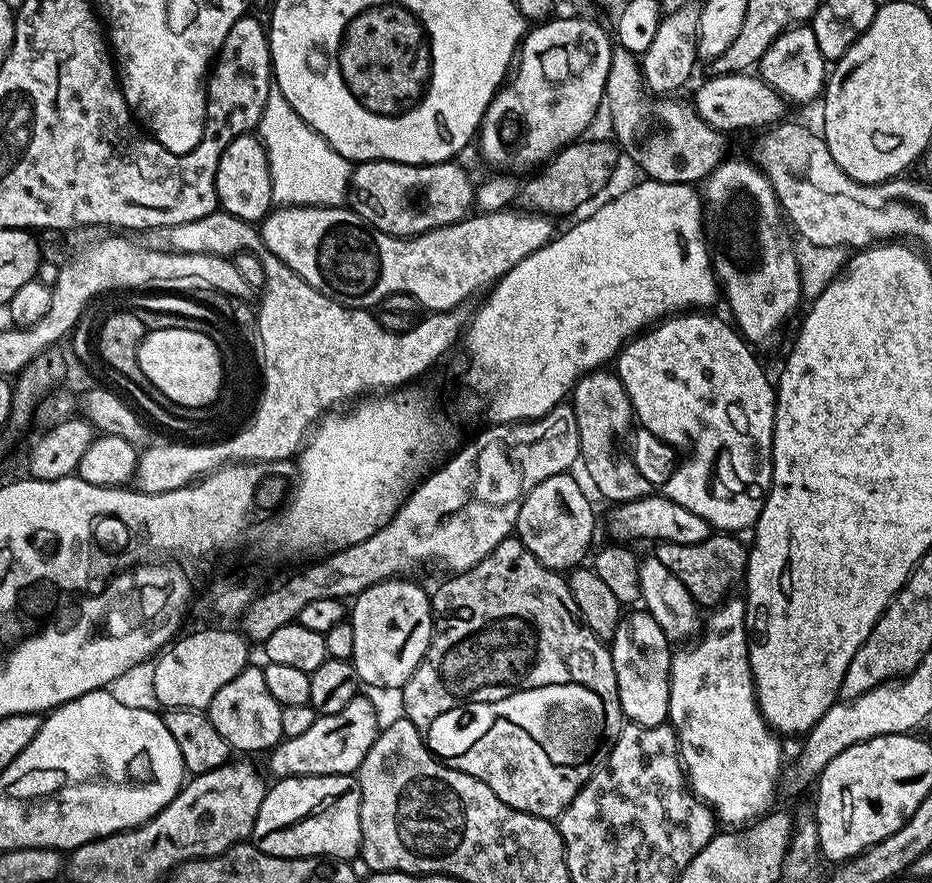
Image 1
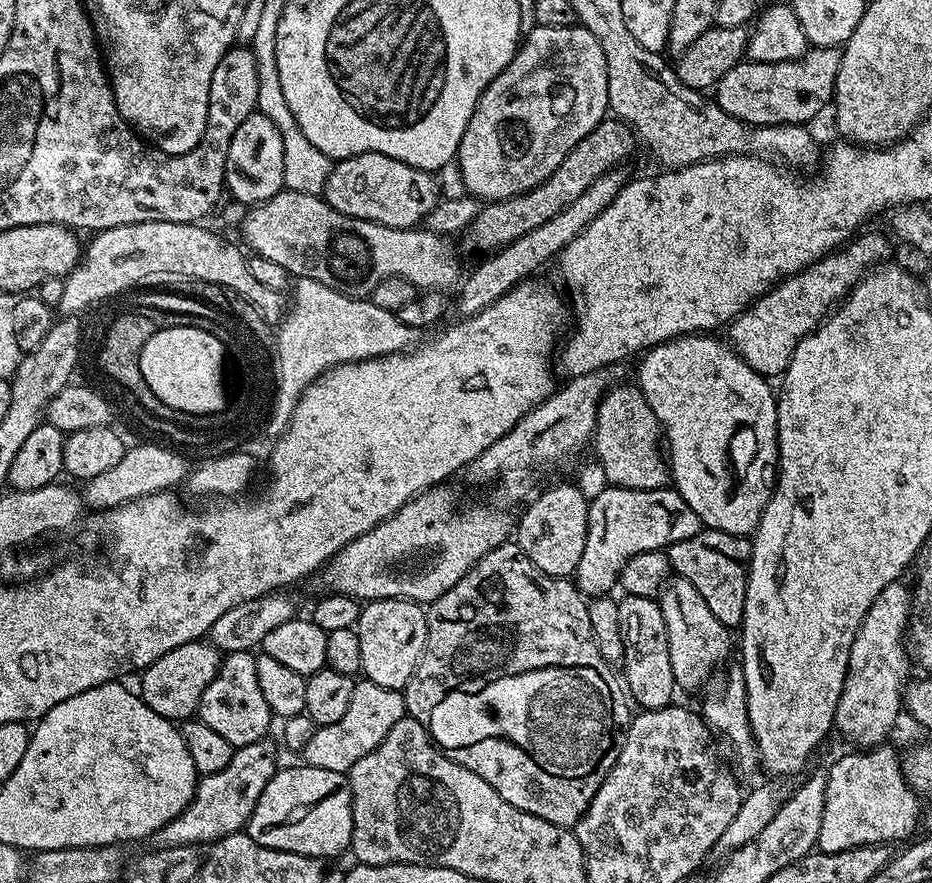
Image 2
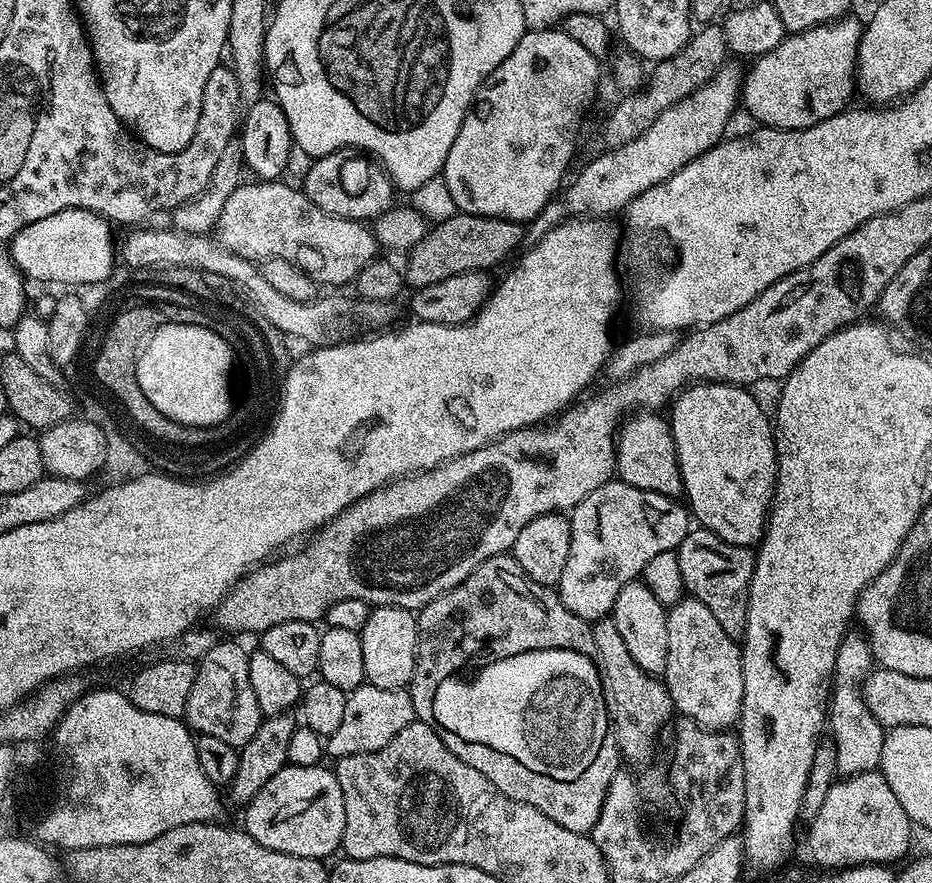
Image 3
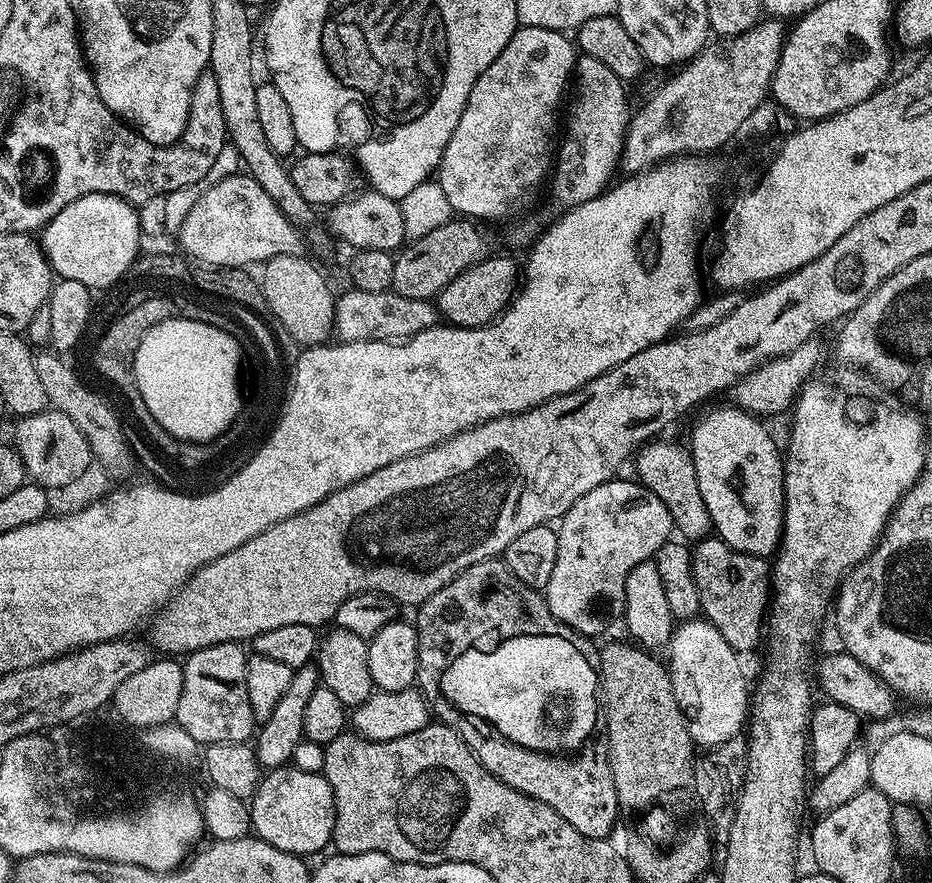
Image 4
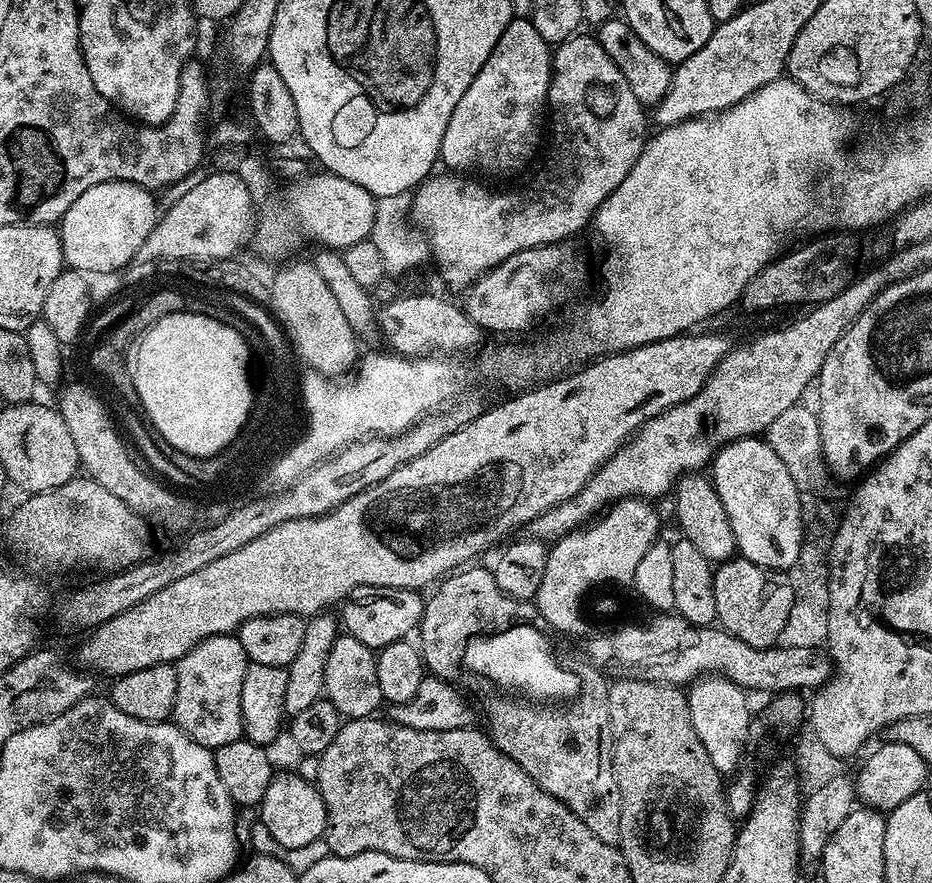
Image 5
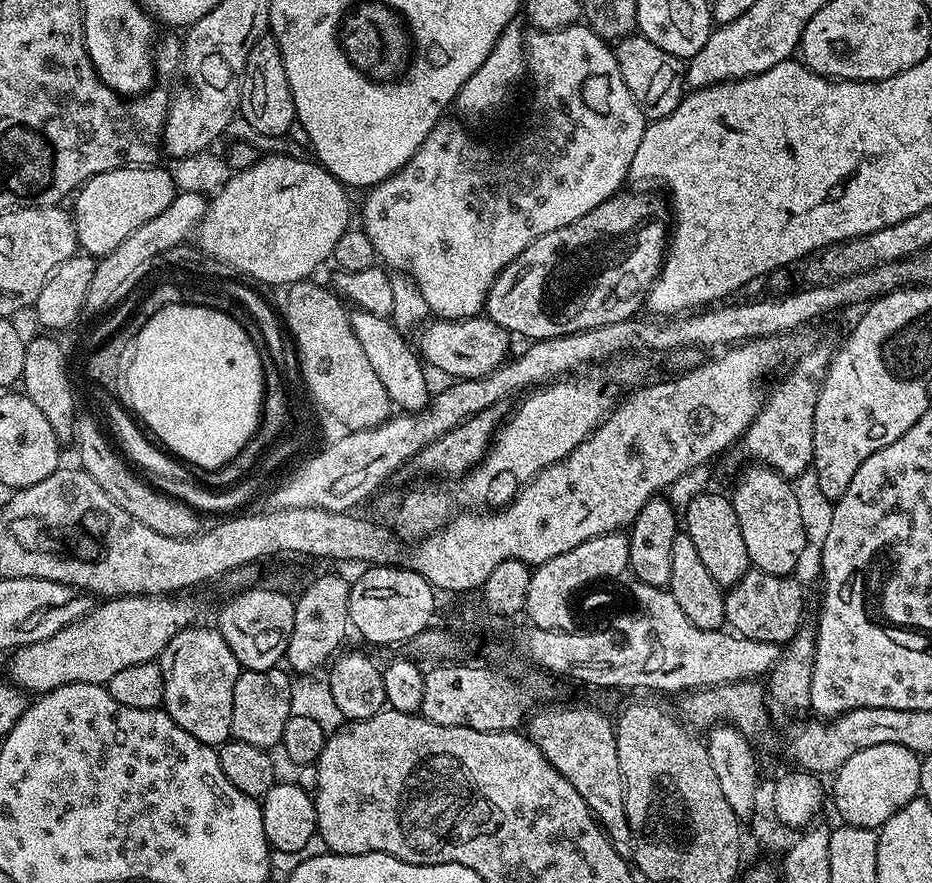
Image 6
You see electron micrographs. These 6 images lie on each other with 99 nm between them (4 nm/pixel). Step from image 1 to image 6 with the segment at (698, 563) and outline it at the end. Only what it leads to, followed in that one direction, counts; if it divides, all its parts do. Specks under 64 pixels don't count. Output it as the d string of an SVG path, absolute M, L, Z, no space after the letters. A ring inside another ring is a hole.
M750 570L724 594L724 618L727 627L745 640L785 645L801 631L805 587L792 576L775 576Z

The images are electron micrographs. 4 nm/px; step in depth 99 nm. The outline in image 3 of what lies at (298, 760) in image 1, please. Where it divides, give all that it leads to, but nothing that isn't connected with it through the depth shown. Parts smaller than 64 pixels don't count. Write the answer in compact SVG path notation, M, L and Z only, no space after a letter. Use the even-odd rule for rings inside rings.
M367 682L360 684L346 698L346 710L342 713L342 723L338 730L326 738L326 752L329 757L339 758L350 754L362 754L370 750L382 750L398 730L406 730L416 719L411 691L403 688L382 690Z

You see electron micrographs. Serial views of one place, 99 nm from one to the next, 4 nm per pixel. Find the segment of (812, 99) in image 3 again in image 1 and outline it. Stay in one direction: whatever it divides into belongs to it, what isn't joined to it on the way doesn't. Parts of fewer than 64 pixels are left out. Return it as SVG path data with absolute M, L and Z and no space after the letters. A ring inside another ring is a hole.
M731 72L725 76L709 75L709 80L696 92L696 113L712 128L725 134L740 132L743 128L772 126L781 119L786 101L780 93L761 80L759 75L748 72Z

